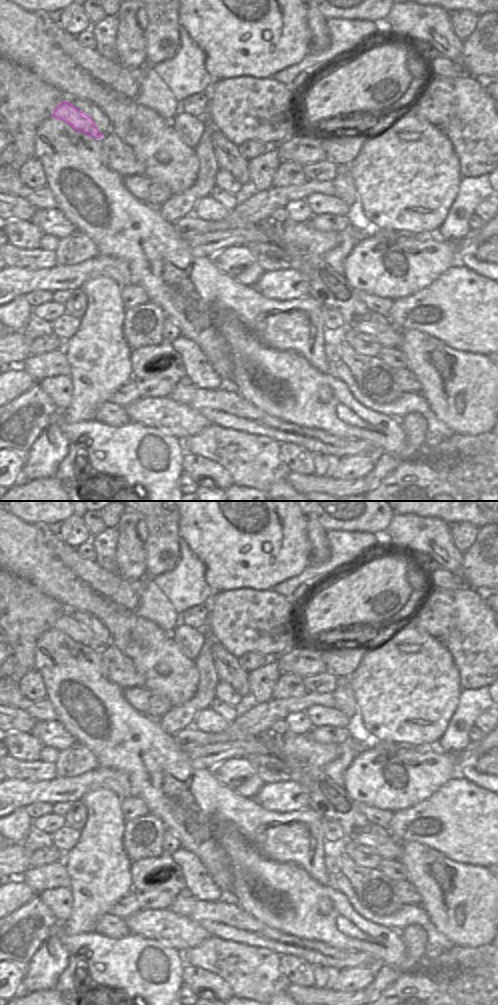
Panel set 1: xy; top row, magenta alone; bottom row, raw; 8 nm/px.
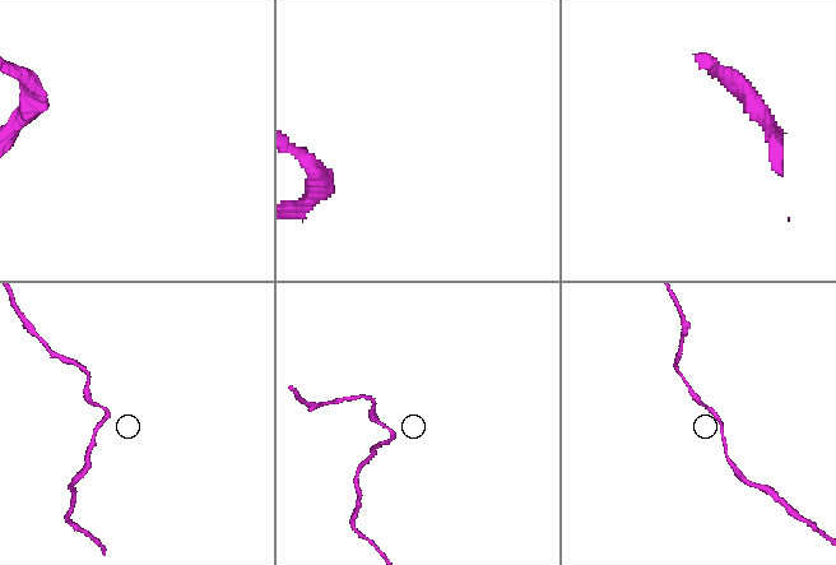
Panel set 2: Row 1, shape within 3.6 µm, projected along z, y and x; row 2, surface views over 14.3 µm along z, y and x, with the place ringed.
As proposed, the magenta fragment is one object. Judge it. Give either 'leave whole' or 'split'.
leave whole

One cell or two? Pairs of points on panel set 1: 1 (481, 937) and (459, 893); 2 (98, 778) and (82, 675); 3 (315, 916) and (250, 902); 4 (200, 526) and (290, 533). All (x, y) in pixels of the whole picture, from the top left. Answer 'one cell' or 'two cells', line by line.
1: one cell
2: two cells
3: one cell
4: one cell

